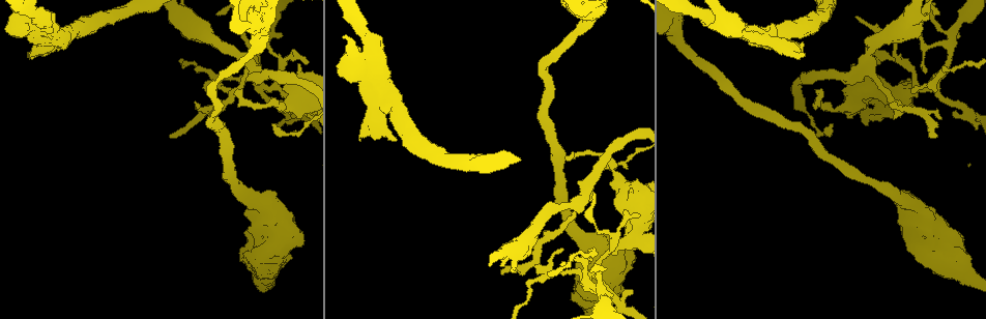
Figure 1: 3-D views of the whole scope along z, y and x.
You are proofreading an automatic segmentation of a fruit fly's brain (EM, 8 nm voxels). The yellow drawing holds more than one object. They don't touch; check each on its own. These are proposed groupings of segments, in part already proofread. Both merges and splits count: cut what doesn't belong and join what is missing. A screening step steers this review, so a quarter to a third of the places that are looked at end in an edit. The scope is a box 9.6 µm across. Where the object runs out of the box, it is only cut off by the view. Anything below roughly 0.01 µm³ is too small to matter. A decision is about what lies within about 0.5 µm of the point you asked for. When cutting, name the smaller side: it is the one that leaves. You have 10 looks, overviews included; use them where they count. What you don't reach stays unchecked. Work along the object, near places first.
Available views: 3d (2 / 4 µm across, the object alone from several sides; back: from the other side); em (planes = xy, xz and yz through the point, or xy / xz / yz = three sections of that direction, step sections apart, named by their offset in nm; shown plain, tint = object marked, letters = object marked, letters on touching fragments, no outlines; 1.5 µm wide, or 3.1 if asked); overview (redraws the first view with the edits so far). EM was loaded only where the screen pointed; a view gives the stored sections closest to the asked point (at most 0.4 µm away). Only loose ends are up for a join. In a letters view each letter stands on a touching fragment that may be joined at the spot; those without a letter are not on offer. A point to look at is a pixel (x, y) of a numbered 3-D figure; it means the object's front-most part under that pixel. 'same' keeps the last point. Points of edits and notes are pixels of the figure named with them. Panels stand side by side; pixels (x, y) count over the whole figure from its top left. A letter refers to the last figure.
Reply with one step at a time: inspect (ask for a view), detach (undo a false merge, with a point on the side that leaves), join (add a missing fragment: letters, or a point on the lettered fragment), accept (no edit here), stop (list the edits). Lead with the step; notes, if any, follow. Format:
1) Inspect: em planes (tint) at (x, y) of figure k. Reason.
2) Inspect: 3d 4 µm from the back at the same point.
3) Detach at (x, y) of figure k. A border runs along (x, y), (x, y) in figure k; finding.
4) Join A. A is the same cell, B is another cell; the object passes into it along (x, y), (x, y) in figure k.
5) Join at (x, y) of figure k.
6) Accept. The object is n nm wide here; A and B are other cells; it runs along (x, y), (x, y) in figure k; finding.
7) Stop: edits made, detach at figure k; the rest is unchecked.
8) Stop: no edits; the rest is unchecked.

Inspect: em planes (letters) at (805, 56) of figure 1. Stops while still wide.

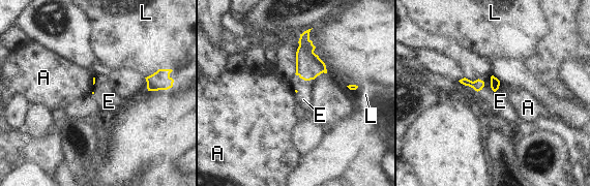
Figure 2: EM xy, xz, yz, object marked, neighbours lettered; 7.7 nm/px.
Join E. E is the same cell, A and L are other cells; the object passes into it along (308, 65), (310, 80), (303, 99) in figure 2; the neuron continues.

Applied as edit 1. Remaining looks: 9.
Inspect: 3d 4 µm at (594, 194) of figure 1. Branch stops here.

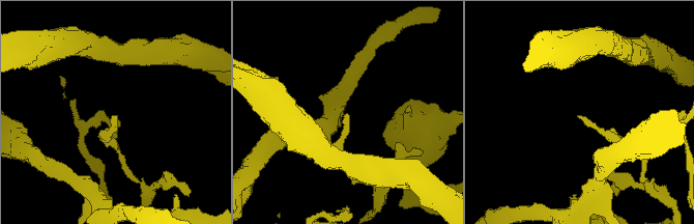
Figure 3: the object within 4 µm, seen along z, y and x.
Inspect: em planes (plain) at (579, 116) of figure 3. Now the EM.

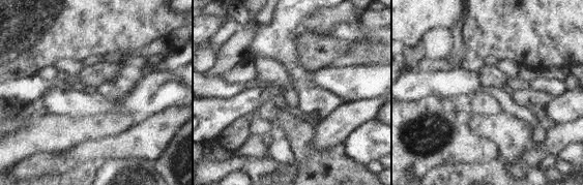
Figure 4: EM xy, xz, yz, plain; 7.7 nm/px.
Inspect: em planes (letters) at the same point.

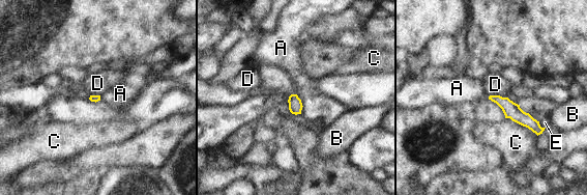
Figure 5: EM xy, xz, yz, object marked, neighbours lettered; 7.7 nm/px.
Accept. A, B, C, D and E are other cells; no lettered fragment goes on from it.

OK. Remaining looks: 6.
Inspect: 3d 4 µm at (901, 61) of figure 1. Three arms meet.

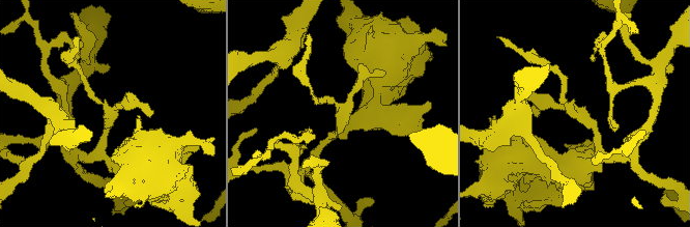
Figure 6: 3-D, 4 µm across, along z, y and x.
Inspect: em planes (letters) at (108, 109) of figure 6. 3 arms meet here.

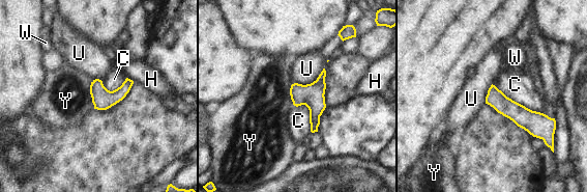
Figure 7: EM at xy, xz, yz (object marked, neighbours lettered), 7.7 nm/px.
Accept. C, H, U, W and Y are other cells; it runs along (491, 90), (523, 117), (549, 127) in figure 7; one neuron here.

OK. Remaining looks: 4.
Inspect: em planes (tint) at (935, 77) of figure 1. Arms part here.

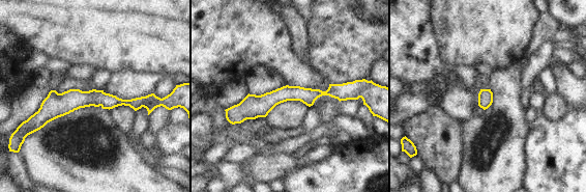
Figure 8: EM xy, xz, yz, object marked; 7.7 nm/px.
Inspect: em planes (letters) at the same point.

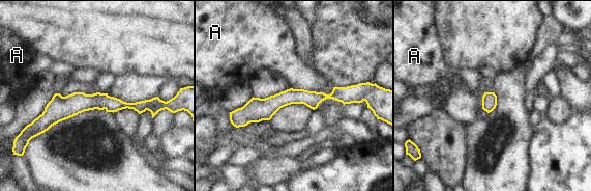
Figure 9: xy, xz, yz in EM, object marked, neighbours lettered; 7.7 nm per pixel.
Accept. The longest contact is with A, 170 nm; A is another cell; a border runs along (292, 87), (313, 91) in figure 9; one neuron here.

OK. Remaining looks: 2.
Stop: edits made, join at figure 2; the rest is unchecked.

